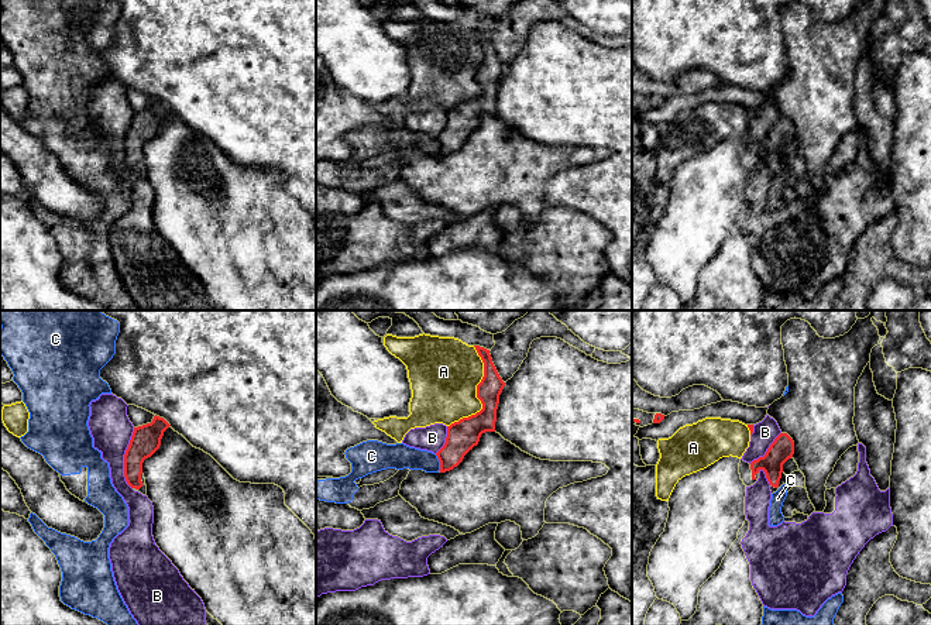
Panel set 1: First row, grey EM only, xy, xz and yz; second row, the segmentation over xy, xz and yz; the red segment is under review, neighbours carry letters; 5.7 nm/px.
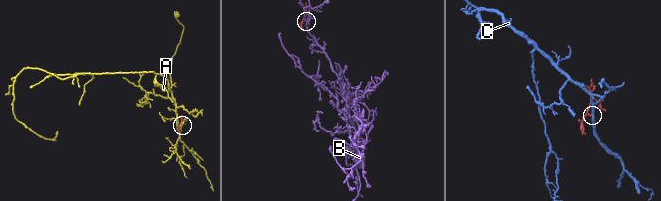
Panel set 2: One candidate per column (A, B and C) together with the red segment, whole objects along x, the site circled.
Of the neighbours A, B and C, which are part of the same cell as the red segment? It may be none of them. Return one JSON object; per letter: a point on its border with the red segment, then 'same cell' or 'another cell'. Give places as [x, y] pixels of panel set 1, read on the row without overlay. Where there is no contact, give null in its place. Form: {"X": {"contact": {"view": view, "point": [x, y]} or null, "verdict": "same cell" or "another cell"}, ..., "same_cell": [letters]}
{"A": {"contact": {"view": "xz", "point": [477, 78]}, "verdict": "another cell"}, "B": {"contact": {"view": "xy", "point": [124, 143]}, "verdict": "another cell"}, "C": {"contact": {"view": "xz", "point": [440, 147]}, "verdict": "another cell"}, "same_cell": []}

